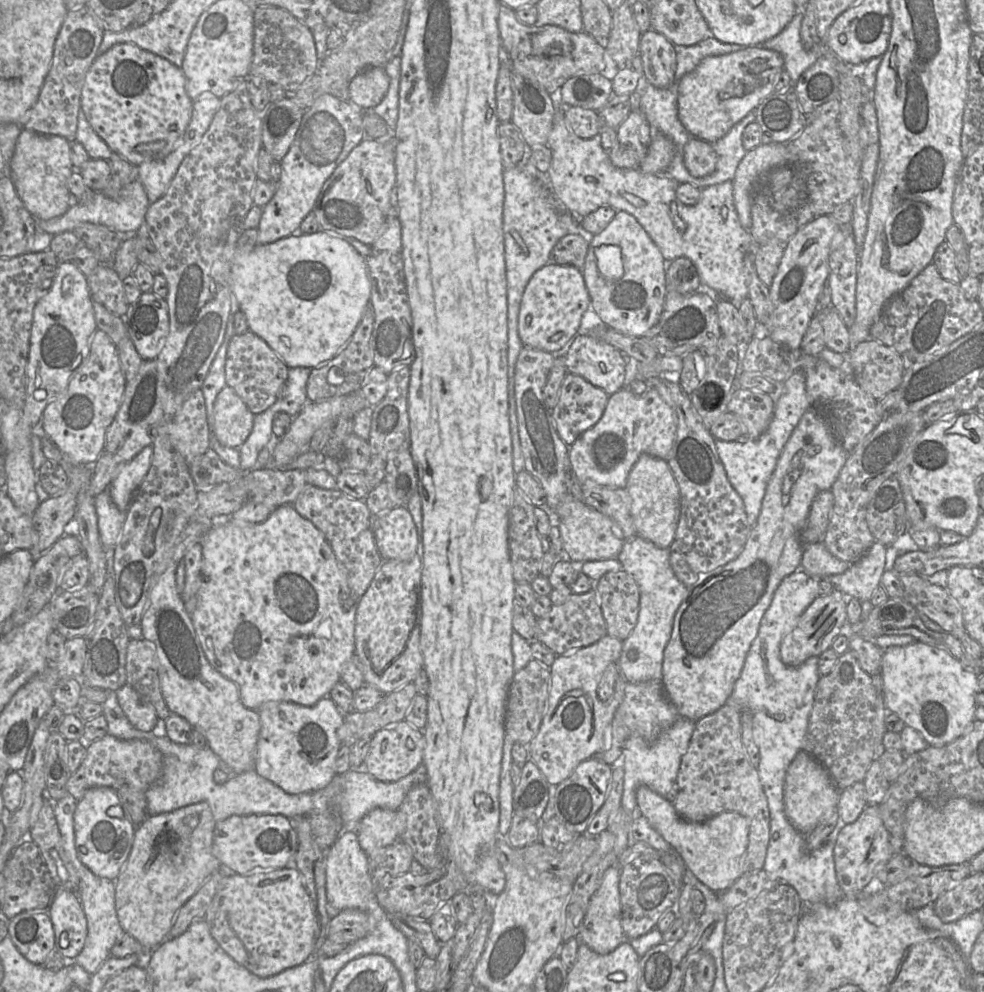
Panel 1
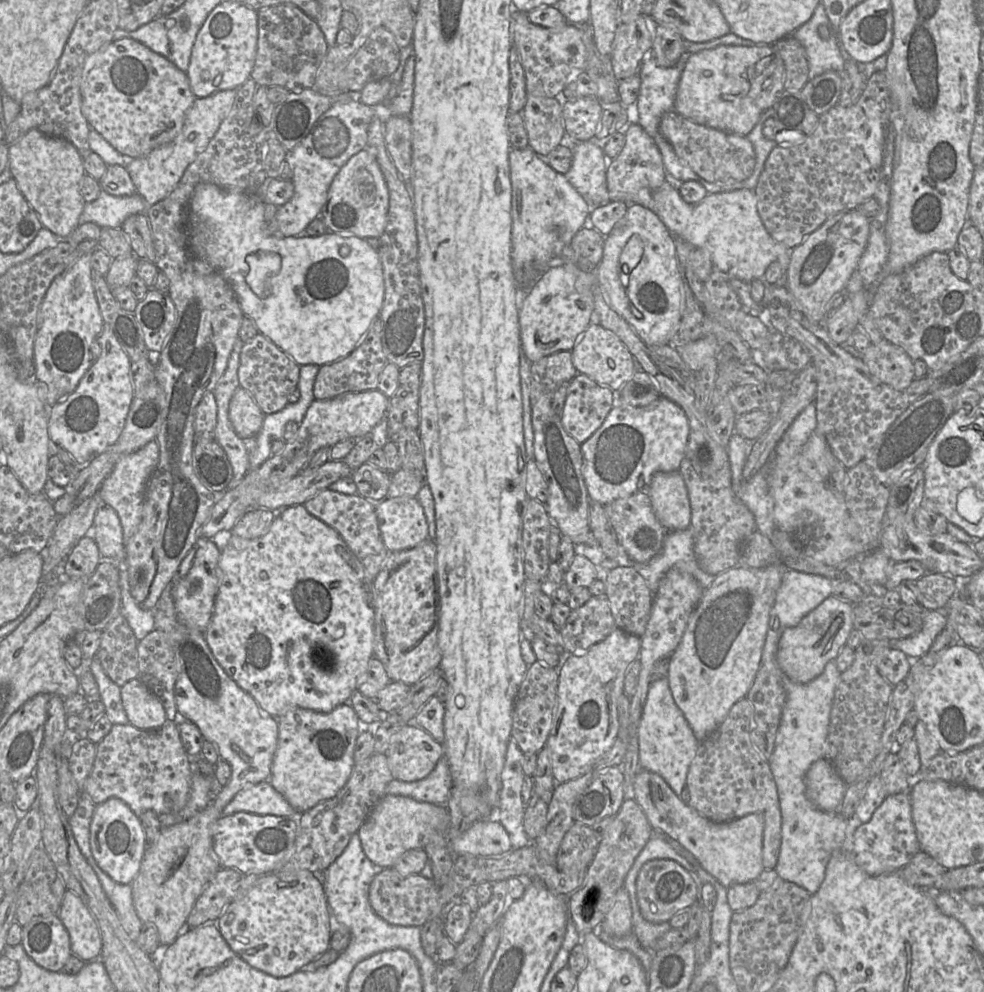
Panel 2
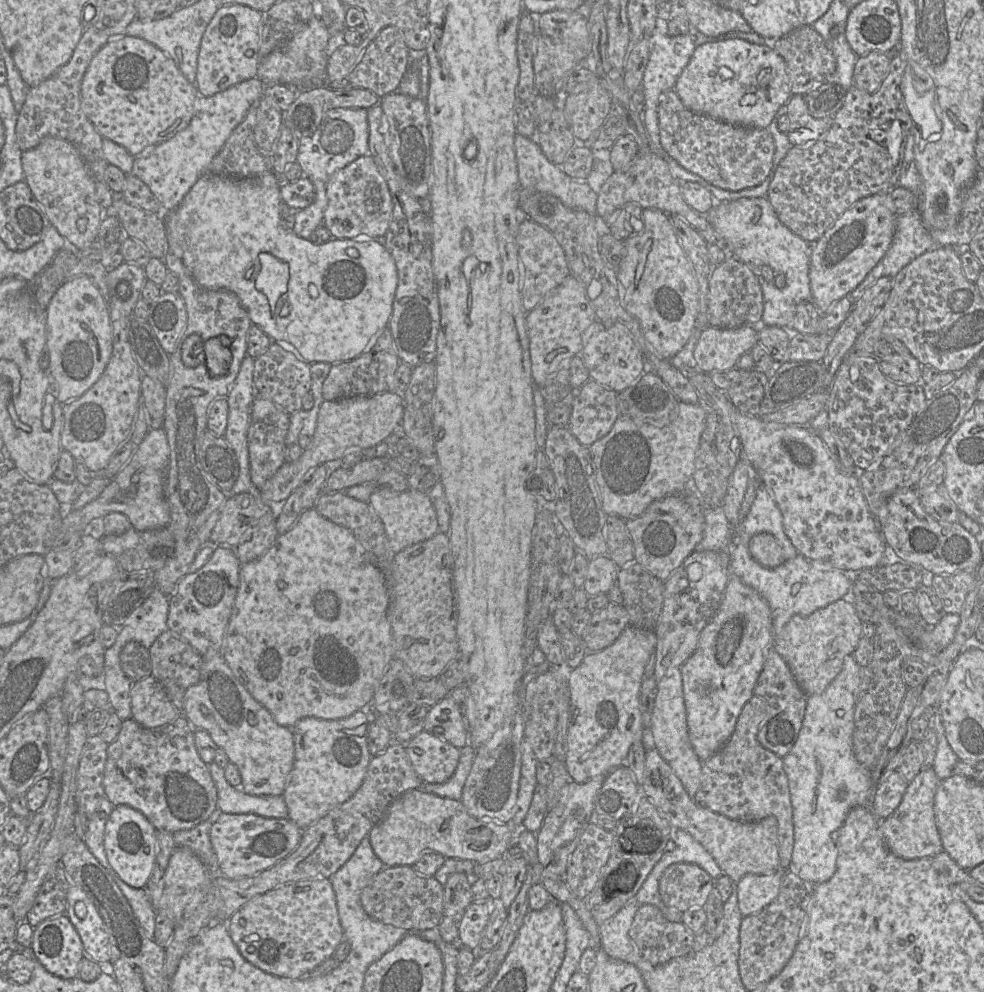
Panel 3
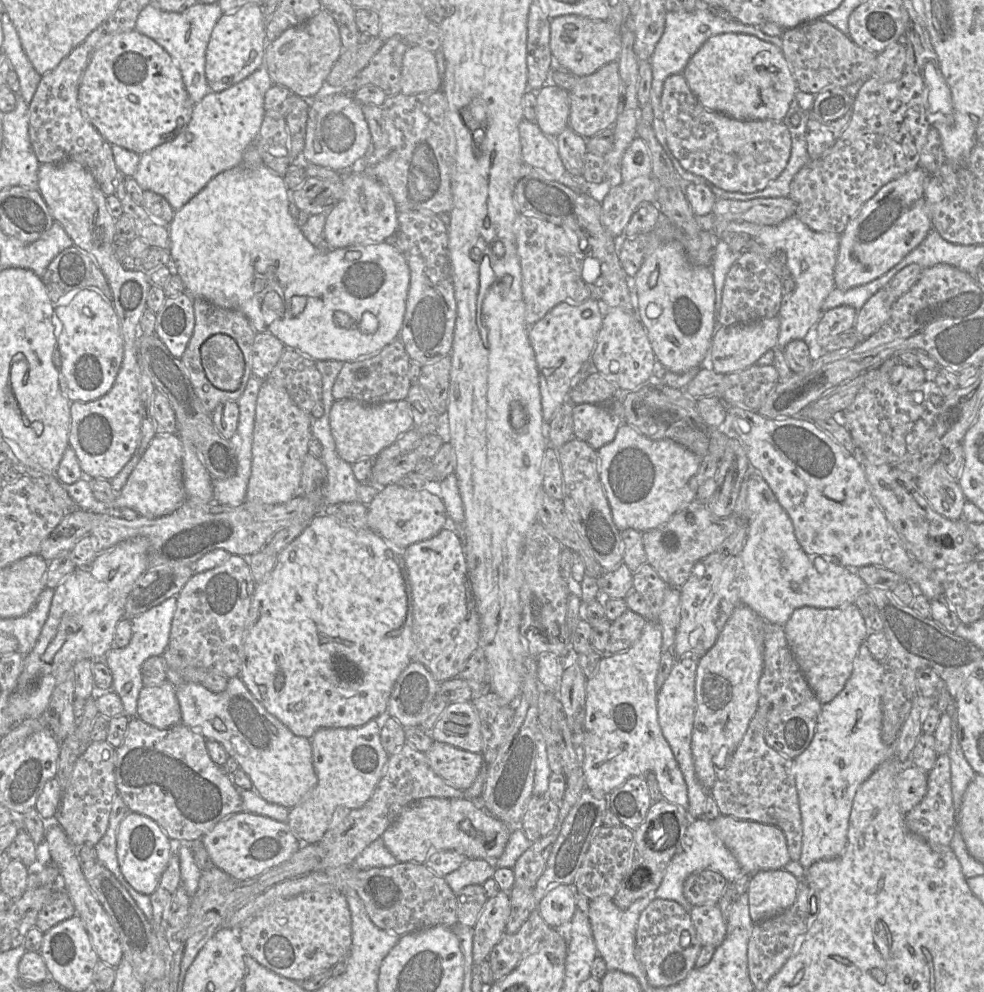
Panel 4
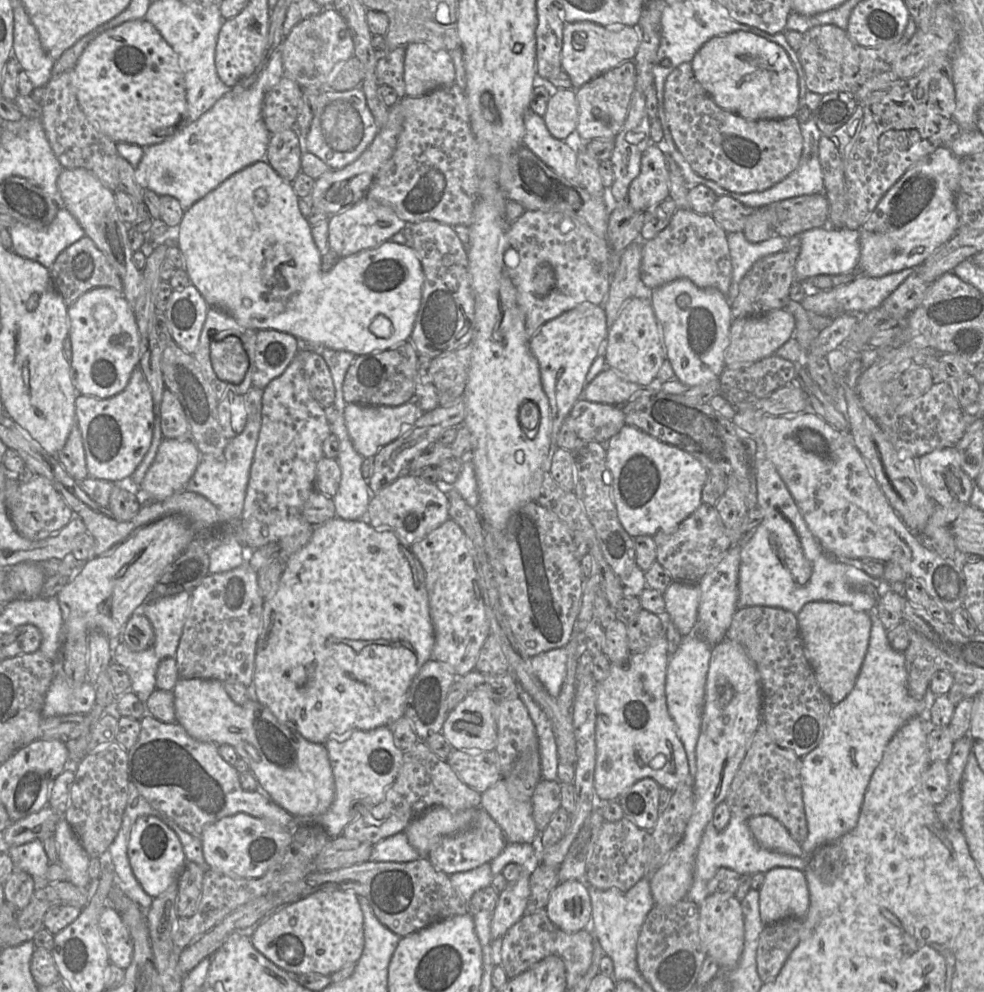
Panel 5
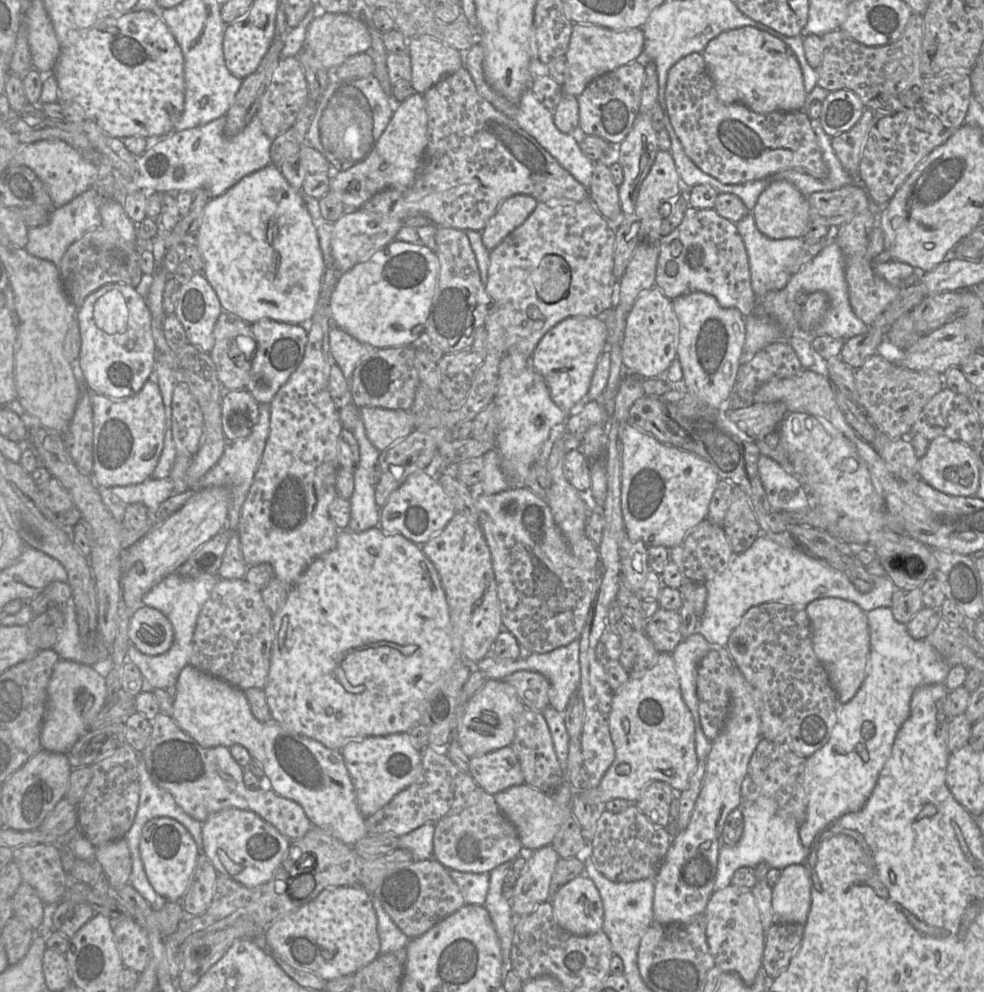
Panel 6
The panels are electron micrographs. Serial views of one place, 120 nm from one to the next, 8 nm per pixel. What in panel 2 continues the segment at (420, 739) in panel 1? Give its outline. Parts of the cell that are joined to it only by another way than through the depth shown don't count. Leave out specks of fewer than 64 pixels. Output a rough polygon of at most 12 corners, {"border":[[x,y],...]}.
{"border":[[404,724],[383,753],[394,780],[418,781],[443,745]]}

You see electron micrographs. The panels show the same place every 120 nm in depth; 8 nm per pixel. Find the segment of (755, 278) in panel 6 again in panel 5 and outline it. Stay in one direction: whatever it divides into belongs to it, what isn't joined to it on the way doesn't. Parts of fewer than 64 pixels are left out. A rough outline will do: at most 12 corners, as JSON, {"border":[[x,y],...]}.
{"border":[[743,232],[727,235],[733,268],[725,295],[731,303],[739,282],[764,256],[784,251],[788,239],[773,235],[752,243]]}

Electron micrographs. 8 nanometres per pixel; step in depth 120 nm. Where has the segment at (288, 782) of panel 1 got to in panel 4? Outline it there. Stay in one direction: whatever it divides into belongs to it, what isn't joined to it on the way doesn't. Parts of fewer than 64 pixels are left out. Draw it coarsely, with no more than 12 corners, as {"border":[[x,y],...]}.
{"border":[[380,726],[320,728],[309,739],[315,787],[289,809],[318,843],[338,807],[371,797],[389,755]]}

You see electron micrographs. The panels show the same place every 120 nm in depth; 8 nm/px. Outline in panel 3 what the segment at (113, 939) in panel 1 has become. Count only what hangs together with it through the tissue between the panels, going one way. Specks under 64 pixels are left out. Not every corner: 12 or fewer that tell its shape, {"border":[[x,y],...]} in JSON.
{"border":[[106,870],[153,940],[156,911],[146,890],[123,884]]}

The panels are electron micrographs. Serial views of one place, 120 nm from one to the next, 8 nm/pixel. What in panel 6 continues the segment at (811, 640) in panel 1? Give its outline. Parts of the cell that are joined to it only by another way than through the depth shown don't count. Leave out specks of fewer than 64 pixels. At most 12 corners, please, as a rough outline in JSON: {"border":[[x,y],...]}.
{"border":[[810,602],[815,655],[840,702],[867,674],[870,631],[856,603]]}

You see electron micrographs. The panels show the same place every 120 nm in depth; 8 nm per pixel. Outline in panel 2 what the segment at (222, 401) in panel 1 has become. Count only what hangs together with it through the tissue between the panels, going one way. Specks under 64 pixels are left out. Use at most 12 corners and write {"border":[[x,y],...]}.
{"border":[[238,387],[229,420],[244,440],[255,437],[264,416],[251,394]]}

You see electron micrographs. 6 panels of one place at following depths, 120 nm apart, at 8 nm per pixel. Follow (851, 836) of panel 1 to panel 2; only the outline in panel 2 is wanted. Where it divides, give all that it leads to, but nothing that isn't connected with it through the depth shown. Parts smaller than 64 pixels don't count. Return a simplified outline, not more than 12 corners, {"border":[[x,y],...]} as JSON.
{"border":[[909,793],[853,834],[855,861],[897,873],[920,851]]}

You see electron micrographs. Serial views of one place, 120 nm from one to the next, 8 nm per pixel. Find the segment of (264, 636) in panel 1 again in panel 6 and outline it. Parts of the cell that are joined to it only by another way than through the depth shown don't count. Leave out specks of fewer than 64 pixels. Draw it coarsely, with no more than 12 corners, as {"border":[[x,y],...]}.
{"border":[[339,530],[273,615],[277,724],[340,751],[423,723],[440,576]]}

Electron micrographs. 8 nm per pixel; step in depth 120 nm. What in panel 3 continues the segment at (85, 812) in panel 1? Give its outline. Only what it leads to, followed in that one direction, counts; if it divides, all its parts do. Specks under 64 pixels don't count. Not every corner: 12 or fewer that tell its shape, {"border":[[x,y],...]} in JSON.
{"border":[[117,805],[104,830],[107,860],[133,888],[145,888],[157,829]]}

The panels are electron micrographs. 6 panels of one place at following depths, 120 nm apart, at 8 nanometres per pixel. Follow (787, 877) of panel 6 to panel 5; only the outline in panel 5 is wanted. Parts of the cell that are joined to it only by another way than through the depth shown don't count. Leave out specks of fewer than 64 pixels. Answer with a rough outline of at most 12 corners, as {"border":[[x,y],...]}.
{"border":[[805,872],[764,873],[759,912],[765,925],[804,918]]}

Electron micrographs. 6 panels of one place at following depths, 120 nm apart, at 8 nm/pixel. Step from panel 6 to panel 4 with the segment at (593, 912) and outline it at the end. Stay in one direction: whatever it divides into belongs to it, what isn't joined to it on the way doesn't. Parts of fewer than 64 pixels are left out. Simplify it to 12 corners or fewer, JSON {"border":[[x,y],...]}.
{"border":[[573,885],[550,889],[538,912],[552,928],[568,924],[577,905]]}

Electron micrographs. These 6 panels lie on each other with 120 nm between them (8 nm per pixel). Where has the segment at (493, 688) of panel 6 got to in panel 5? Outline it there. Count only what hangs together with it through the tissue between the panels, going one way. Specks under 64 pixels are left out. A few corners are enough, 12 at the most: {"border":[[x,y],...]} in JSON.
{"border":[[483,692],[450,710],[441,734],[458,750],[491,751],[493,708]]}

